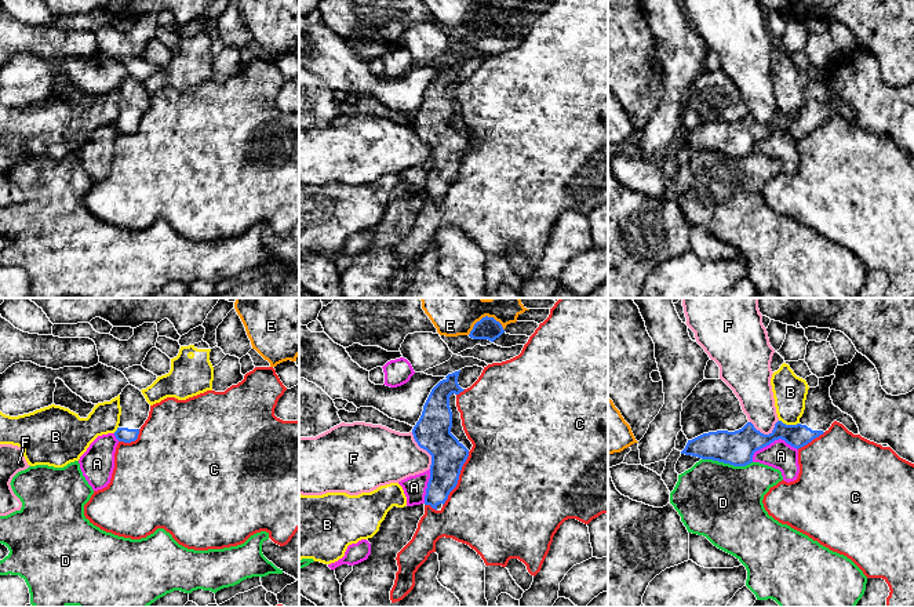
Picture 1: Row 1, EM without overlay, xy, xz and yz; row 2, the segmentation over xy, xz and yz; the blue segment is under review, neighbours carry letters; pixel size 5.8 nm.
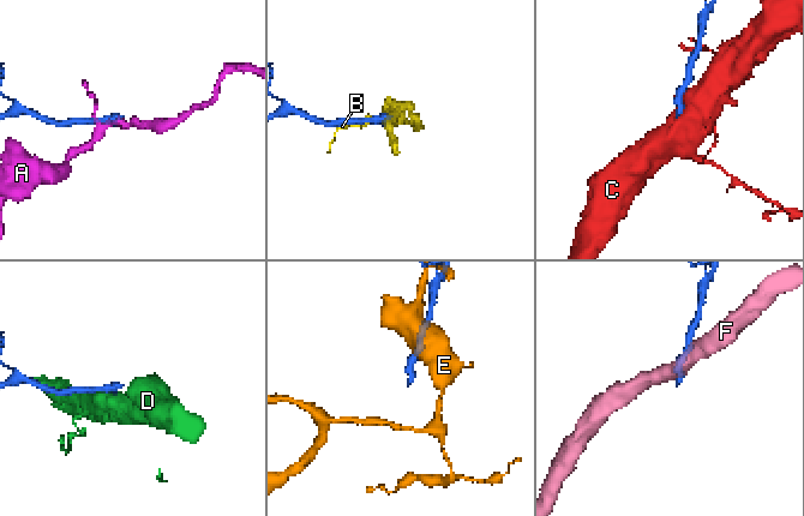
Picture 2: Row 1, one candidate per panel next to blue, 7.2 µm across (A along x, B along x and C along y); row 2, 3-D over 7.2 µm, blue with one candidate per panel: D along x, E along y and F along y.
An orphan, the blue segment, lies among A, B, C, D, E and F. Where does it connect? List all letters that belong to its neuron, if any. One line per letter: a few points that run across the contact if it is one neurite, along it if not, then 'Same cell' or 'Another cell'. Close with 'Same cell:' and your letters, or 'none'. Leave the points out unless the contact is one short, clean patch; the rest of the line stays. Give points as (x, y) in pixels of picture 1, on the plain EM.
A: Another cell
B: Line: yz (779, 111), (786, 115), (798, 115). Another cell
C: Another cell
D: Another cell
E: Another cell
F: Line: xz (411, 123), (415, 133), (430, 146), (430, 159). Another cell
Same cell: none

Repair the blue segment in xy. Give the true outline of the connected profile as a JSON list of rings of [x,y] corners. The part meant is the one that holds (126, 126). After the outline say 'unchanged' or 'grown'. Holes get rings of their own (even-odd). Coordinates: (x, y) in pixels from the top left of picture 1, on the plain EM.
[[[127,76],[120,86],[120,98],[120,115],[114,127],[119,132],[135,132],[141,117],[149,108],[150,95],[139,80],[132,76]]] | grown

